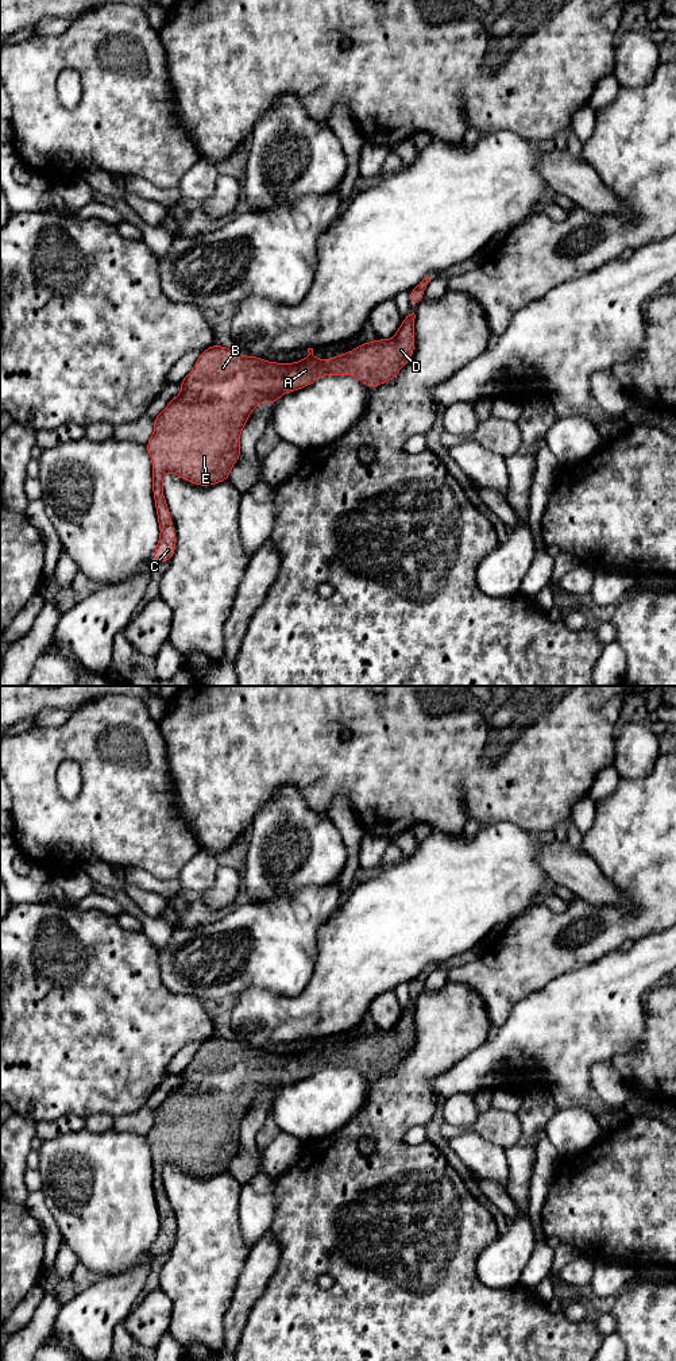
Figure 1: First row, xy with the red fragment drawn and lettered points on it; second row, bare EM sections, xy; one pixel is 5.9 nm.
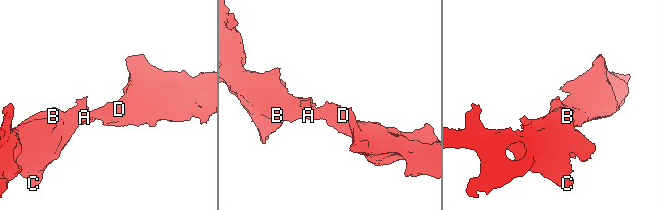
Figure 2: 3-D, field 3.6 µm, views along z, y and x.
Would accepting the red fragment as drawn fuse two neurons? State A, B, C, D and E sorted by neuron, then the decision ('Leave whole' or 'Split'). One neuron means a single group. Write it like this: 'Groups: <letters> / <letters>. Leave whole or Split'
Groups: A B C D E. Leave whole

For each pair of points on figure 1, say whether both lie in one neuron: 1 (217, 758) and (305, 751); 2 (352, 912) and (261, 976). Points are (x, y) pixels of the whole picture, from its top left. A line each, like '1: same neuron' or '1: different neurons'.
1: same neuron
2: different neurons

